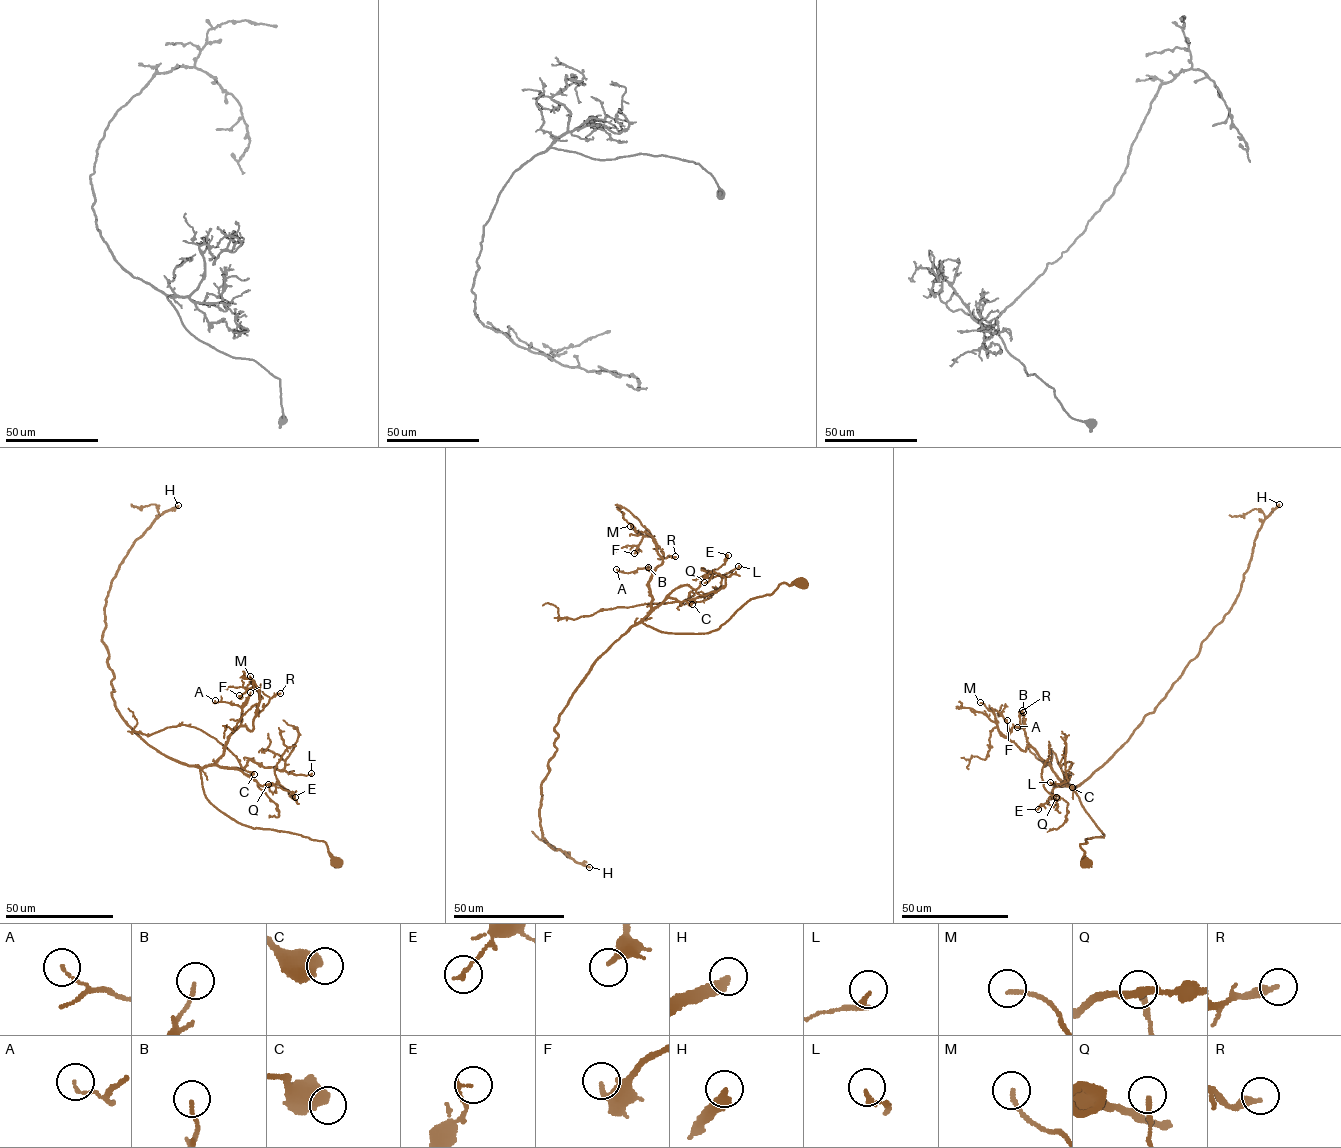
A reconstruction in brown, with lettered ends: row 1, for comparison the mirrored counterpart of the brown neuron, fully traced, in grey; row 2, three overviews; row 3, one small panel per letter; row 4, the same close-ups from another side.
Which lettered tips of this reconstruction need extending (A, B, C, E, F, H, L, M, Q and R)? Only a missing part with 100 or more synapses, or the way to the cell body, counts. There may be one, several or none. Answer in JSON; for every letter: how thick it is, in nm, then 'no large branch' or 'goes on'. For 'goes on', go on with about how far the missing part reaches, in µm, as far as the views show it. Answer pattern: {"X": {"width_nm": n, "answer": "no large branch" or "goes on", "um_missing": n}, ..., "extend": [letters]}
{"A": {"width_nm": 100, "answer": "no large branch"}, "B": {"width_nm": 130, "answer": "no large branch"}, "C": {"width_nm": 650, "answer": "no large branch"}, "E": {"width_nm": 130, "answer": "no large branch"}, "F": {"width_nm": 240, "answer": "no large branch"}, "H": {"width_nm": 360, "answer": "goes on", "um_missing": 110}, "L": {"width_nm": 120, "answer": "no large branch"}, "M": {"width_nm": 150, "answer": "no large branch"}, "Q": {"width_nm": 200, "answer": "no large branch"}, "R": {"width_nm": 260, "answer": "no large branch"}, "extend": ["H"]}

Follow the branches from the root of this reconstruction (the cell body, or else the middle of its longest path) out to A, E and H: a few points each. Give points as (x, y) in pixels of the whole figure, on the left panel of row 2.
A: (337, 862), (323, 841), (239, 823), (209, 801), (200, 769), (223, 754), (242, 719), (238, 706), (215, 700)
E: (337, 862), (323, 841), (253, 828), (224, 814), (206, 797), (200, 769), (236, 768), (295, 797)
H: (337, 862), (323, 841), (224, 814), (199, 768), (146, 743), (116, 708), (105, 600), (132, 544), (178, 505)

